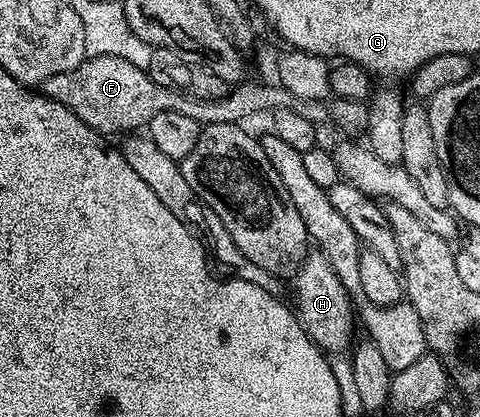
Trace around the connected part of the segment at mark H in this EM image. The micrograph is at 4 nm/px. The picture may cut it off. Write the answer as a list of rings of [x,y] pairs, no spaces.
[[[310,251],[305,255],[305,261],[298,271],[295,284],[297,284],[297,305],[295,312],[301,320],[305,334],[315,342],[326,354],[341,353],[354,344],[353,321],[355,325],[355,309],[351,304],[348,291],[339,283],[339,275],[327,263],[327,259],[320,251]]]

